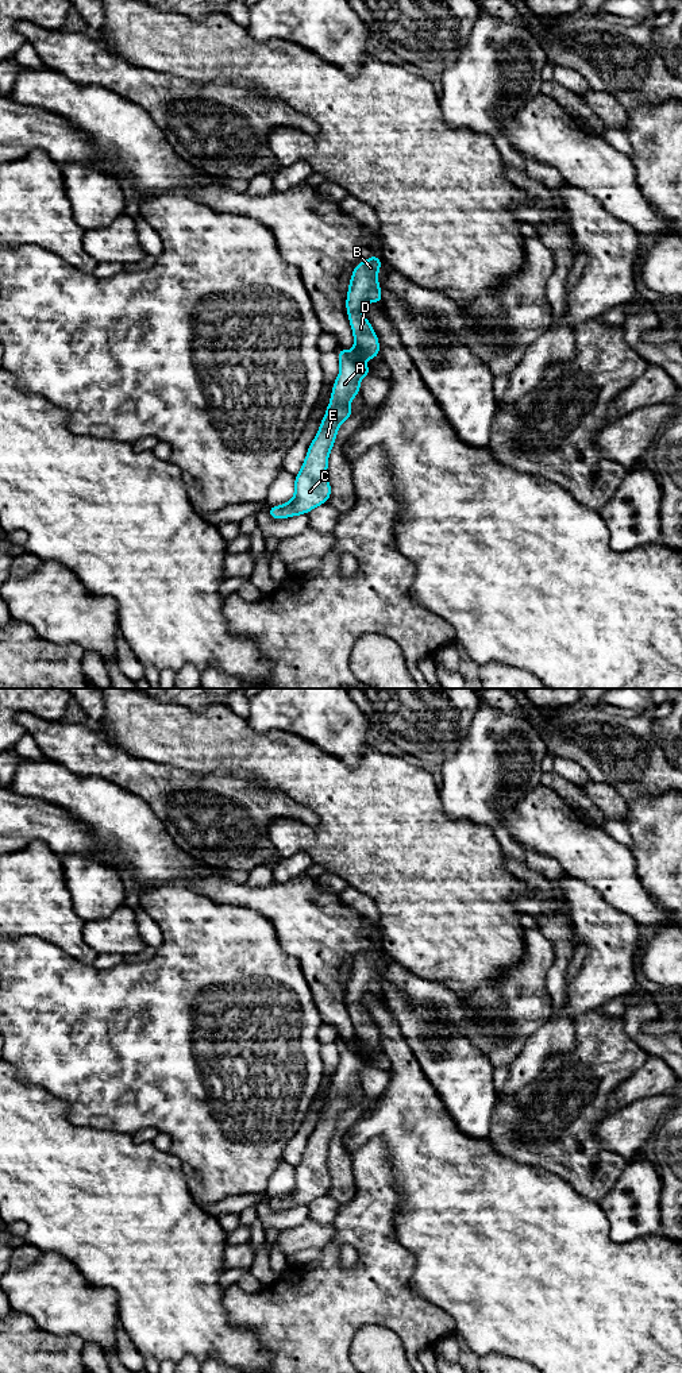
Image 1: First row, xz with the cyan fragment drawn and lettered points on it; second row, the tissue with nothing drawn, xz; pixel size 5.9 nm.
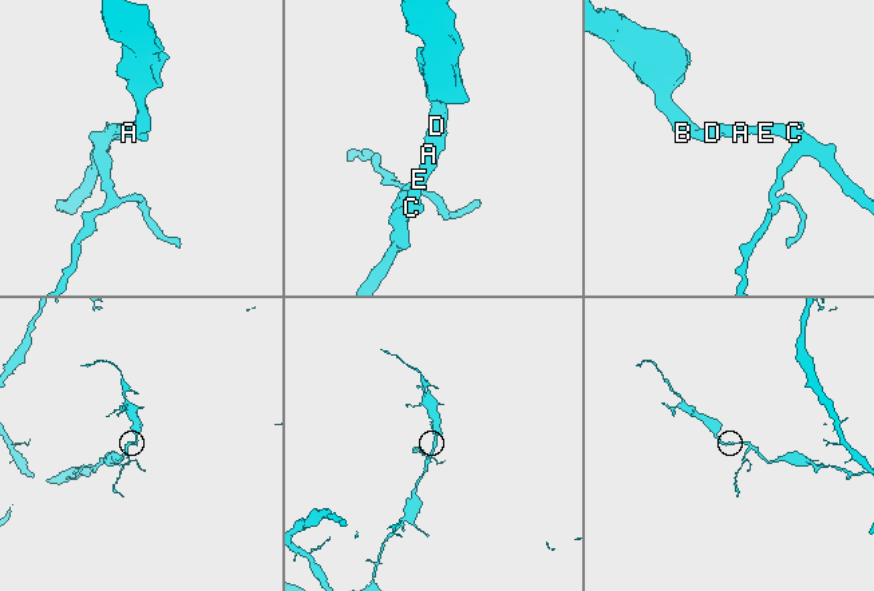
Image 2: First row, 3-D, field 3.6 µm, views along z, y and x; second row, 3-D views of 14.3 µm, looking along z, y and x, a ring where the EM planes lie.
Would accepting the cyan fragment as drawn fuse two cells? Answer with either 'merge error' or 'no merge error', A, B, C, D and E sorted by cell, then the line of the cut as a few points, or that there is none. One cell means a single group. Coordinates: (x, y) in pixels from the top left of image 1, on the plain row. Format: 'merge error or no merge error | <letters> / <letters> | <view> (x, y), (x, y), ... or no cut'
no merge error | A B C D E | no cut

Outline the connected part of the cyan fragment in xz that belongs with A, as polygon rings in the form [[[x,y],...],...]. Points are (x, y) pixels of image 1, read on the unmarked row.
[[[377,945],[359,953],[354,961],[346,986],[346,1003],[354,1025],[354,1042],[338,1040],[339,1067],[332,1076],[332,1085],[320,1119],[308,1138],[300,1164],[294,1168],[294,1188],[285,1196],[269,1197],[271,1210],[284,1211],[308,1206],[313,1199],[327,1195],[331,1176],[327,1168],[328,1148],[343,1112],[354,1107],[350,1092],[361,1085],[359,1071],[371,1062],[362,1052],[379,1048],[379,1031],[369,1011],[361,1003],[365,994],[382,996],[377,965],[384,953]]]

